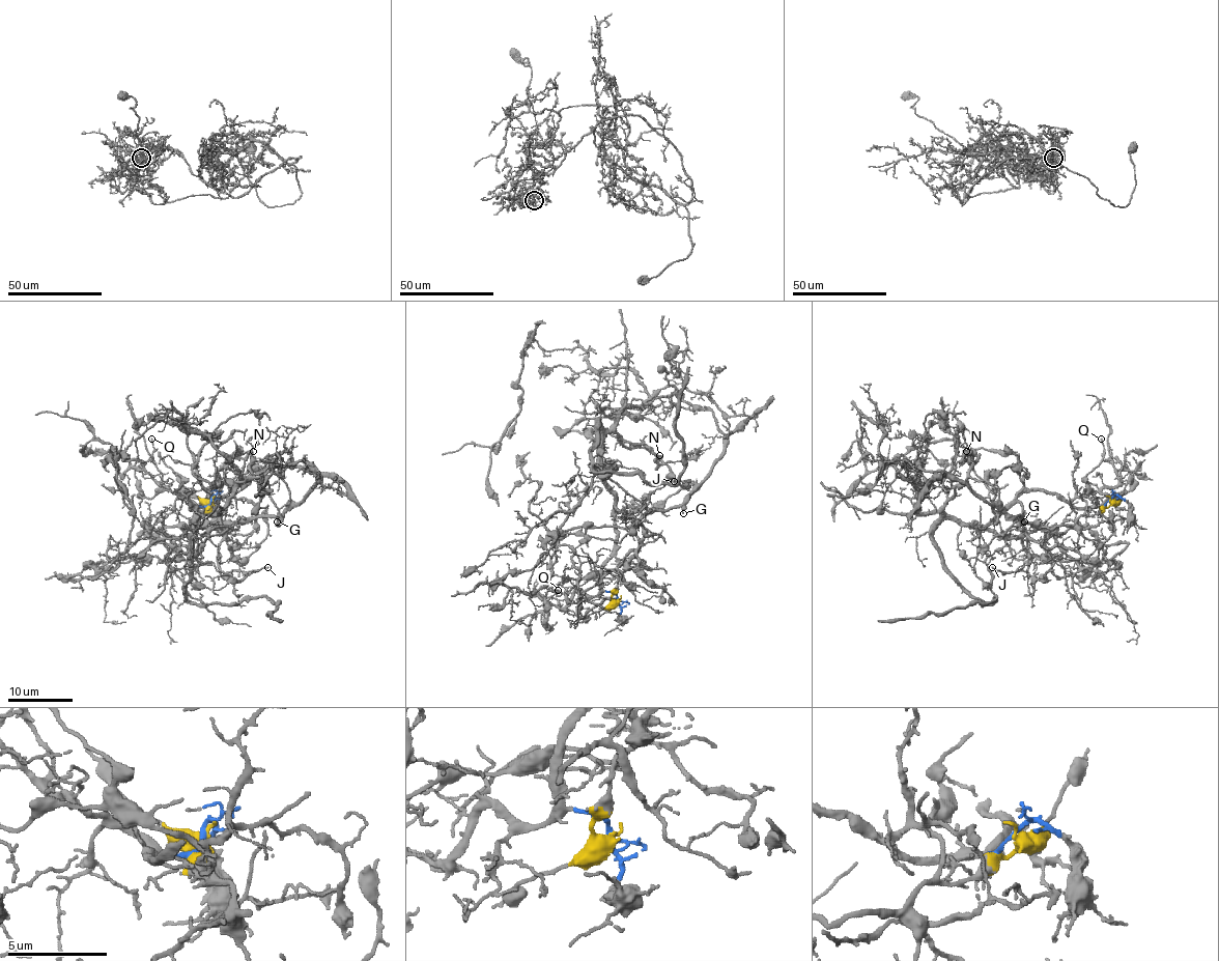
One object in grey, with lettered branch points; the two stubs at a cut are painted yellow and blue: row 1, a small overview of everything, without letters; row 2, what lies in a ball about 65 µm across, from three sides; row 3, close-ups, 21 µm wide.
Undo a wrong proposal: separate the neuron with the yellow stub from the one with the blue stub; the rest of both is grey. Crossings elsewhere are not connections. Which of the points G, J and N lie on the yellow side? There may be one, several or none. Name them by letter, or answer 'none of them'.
G

